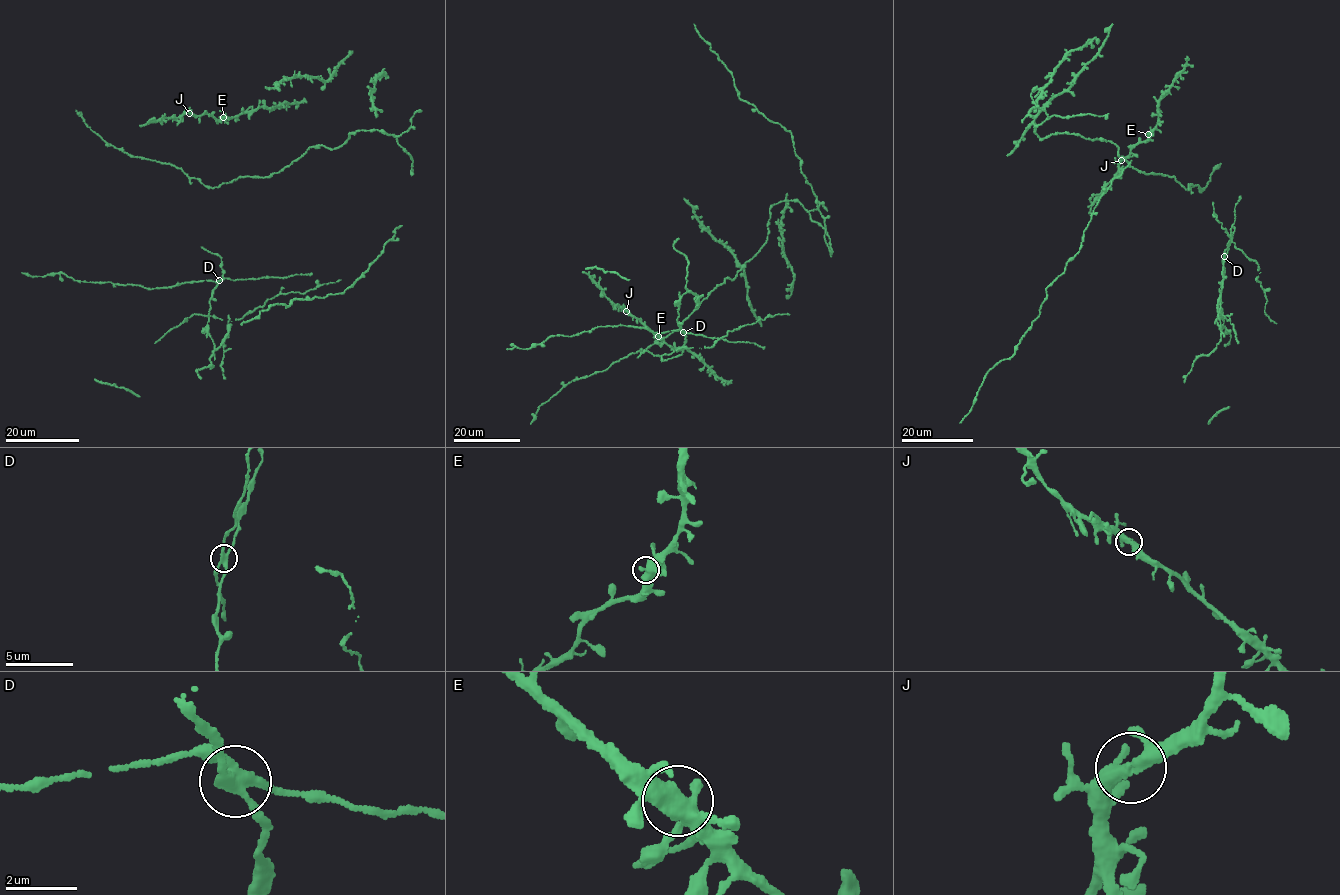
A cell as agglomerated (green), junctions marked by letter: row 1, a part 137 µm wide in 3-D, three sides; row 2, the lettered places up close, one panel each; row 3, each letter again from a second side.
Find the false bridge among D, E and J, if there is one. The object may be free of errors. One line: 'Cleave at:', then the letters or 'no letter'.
Cleave at: D

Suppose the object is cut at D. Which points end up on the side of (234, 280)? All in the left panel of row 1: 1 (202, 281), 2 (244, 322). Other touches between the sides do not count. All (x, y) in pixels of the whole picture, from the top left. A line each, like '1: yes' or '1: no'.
1: yes
2: yes

